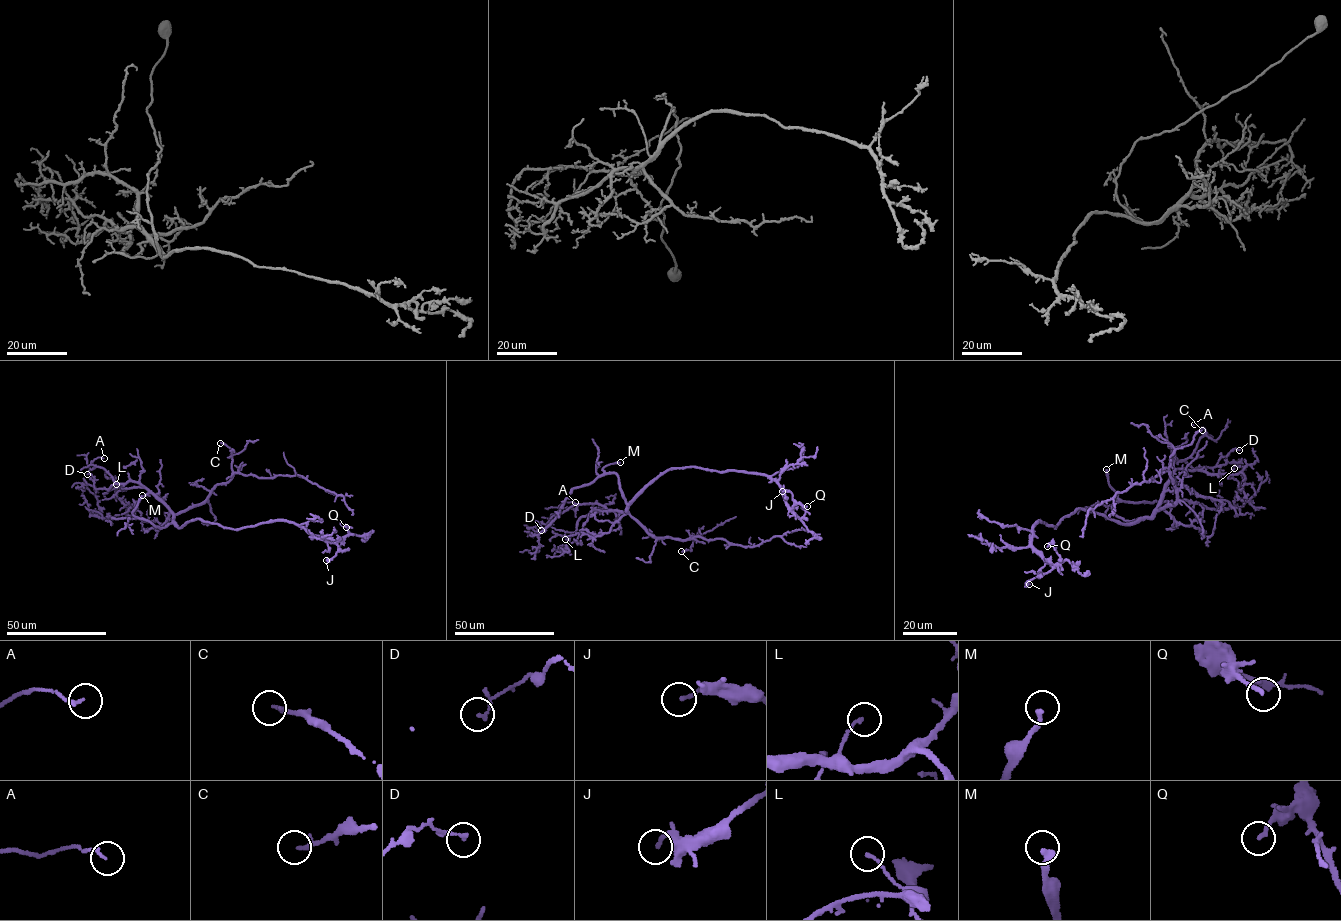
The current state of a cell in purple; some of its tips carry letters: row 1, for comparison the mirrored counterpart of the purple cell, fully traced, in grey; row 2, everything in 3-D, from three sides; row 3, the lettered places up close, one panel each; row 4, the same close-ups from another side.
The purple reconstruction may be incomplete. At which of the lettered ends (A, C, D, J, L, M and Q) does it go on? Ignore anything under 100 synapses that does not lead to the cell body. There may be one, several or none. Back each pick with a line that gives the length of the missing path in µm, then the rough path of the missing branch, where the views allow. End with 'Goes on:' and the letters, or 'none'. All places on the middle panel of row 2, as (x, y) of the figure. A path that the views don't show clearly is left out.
M: about 100 µm are missing; missing branch runs (620, 462), (640, 491), (641, 499), (629, 527), (639, 558), (644, 562), (643, 578), (650, 581)
Goes on: M

